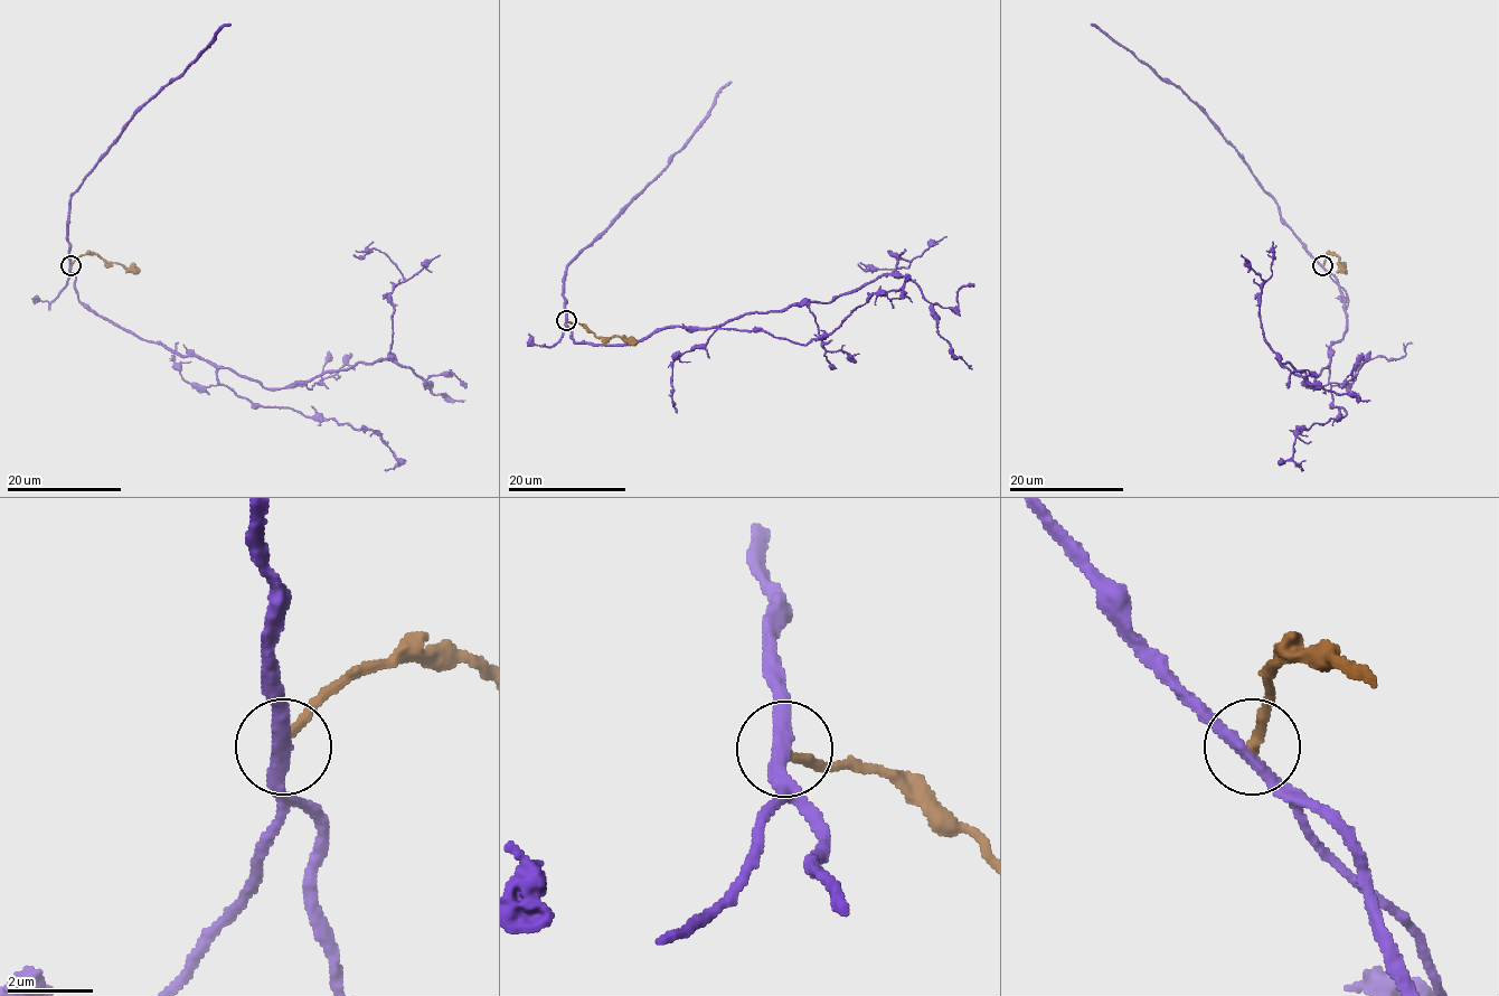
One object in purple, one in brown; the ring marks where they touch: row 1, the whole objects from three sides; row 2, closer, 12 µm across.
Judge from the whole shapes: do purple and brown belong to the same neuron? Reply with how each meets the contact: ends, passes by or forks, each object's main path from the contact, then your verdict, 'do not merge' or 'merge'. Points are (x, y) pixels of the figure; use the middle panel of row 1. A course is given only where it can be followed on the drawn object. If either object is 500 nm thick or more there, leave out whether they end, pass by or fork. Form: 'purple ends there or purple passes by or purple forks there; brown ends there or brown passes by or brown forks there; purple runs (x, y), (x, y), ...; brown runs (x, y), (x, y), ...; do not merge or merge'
purple passes by; brown ends there; purple runs (567, 320), (576, 343), (635, 343), (673, 326), (830, 302), (893, 273), (897, 255), (910, 265), (857, 264); brown runs (567, 320), (605, 338), (622, 337), (638, 343); do not merge

